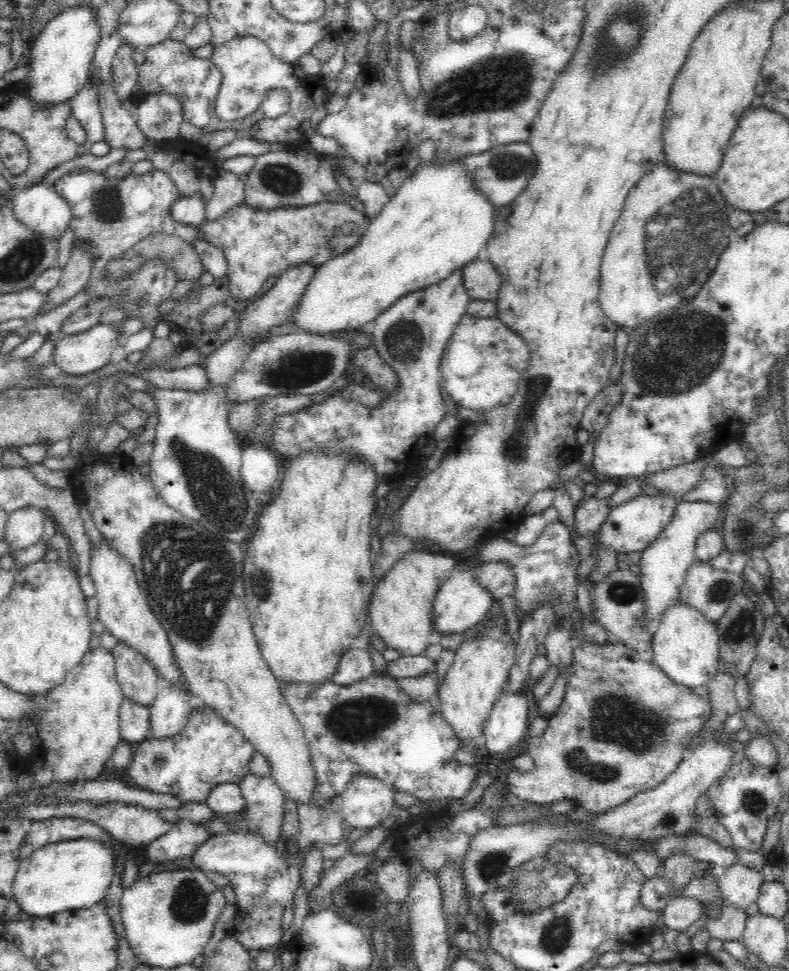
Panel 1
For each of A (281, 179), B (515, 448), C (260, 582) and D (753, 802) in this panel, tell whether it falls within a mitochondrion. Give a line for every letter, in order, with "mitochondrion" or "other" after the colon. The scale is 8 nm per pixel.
A: mitochondrion
B: mitochondrion
C: mitochondrion
D: mitochondrion

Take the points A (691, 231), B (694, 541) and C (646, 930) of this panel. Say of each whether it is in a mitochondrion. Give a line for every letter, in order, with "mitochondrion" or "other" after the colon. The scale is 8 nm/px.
A: mitochondrion
B: other
C: other

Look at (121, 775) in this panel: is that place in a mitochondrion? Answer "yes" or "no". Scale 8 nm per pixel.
no

